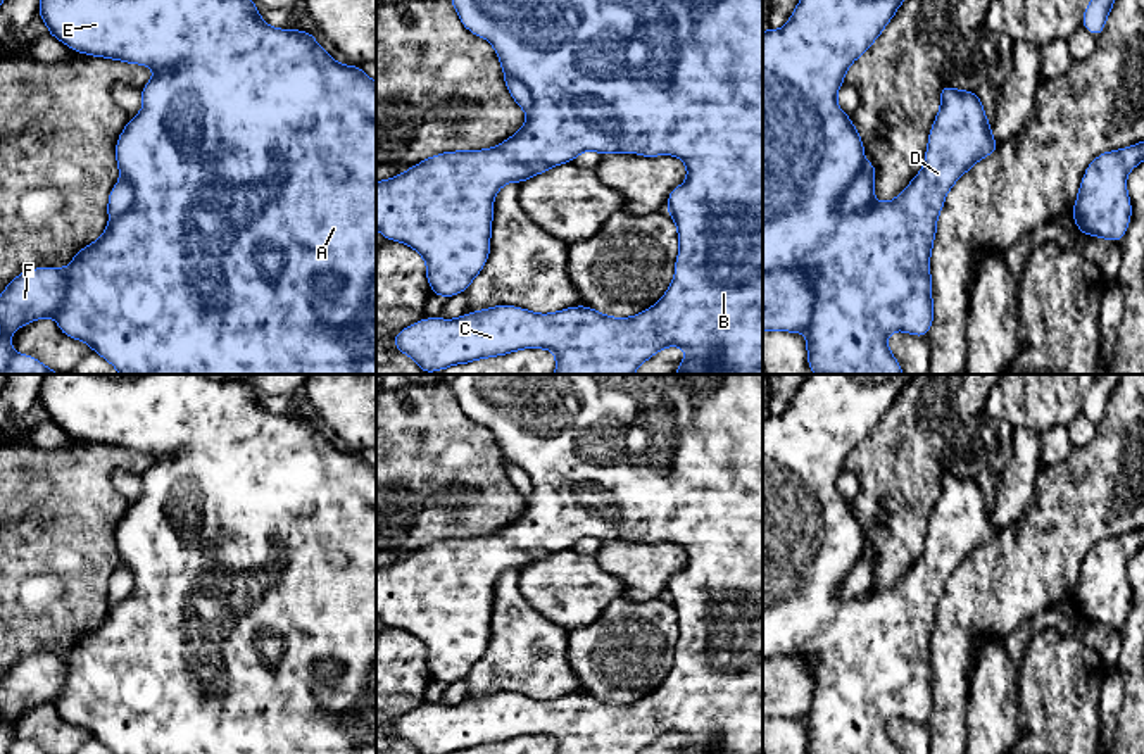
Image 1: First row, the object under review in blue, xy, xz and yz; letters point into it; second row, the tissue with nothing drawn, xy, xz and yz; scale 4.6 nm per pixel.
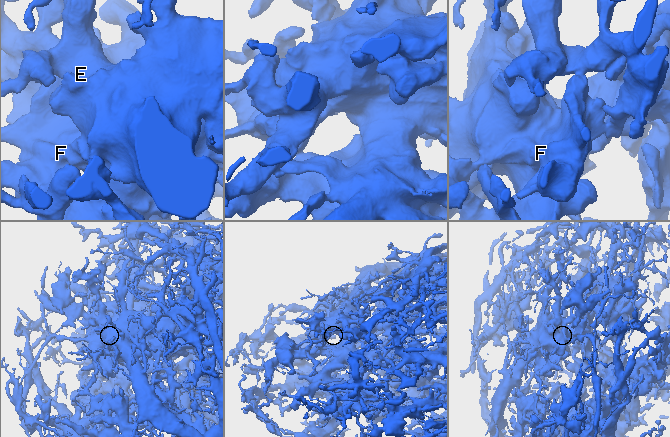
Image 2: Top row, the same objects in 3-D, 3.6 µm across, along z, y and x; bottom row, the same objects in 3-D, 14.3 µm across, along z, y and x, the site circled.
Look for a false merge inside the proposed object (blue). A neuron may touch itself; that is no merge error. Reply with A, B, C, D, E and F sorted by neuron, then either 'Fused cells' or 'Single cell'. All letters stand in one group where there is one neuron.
Groups: A B C D E / F. Fused cells

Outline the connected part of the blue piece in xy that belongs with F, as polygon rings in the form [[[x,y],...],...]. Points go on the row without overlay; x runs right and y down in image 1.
[[[35,654],[19,659],[0,680],[0,754],[14,740],[10,721],[43,704],[55,704],[67,675],[62,654]]]

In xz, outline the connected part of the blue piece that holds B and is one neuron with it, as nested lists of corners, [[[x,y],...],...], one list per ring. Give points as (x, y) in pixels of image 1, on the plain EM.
[[[456,374],[449,381],[457,404],[461,405],[461,411],[473,421],[485,424],[492,430],[495,440],[499,442],[499,449],[504,459],[509,462],[519,466],[531,480],[533,492],[526,500],[526,507],[521,512],[521,516],[506,525],[500,531],[492,535],[481,535],[481,537],[456,537],[456,538],[442,538],[433,544],[428,544],[421,547],[419,550],[409,554],[402,561],[395,564],[388,564],[383,568],[376,568],[376,616],[385,623],[385,626],[392,628],[402,628],[407,633],[414,635],[426,649],[426,666],[428,671],[437,683],[454,683],[457,680],[464,680],[471,668],[481,659],[483,652],[487,650],[490,644],[490,625],[492,625],[492,607],[493,607],[493,587],[497,578],[506,569],[523,569],[537,561],[542,561],[549,557],[554,552],[568,550],[576,545],[581,538],[599,538],[602,542],[611,540],[625,540],[633,538],[635,542],[642,544],[657,544],[657,542],[675,542],[682,545],[687,552],[687,566],[683,571],[675,573],[668,581],[666,599],[671,602],[673,609],[678,616],[678,644],[675,647],[675,663],[664,682],[659,688],[651,692],[649,695],[632,702],[632,704],[613,704],[602,699],[597,699],[592,694],[587,692],[576,692],[576,694],[566,694],[563,697],[556,697],[550,701],[538,701],[533,697],[526,697],[523,694],[514,692],[493,692],[483,697],[466,699],[461,704],[456,706],[443,706],[443,704],[424,704],[404,716],[400,716],[393,723],[393,733],[409,742],[412,747],[419,751],[419,754],[450,754],[456,751],[469,751],[478,745],[488,745],[497,742],[507,742],[511,738],[518,738],[523,735],[545,735],[556,740],[556,754],[640,754],[645,747],[649,747],[654,740],[666,733],[682,733],[687,738],[687,744],[680,749],[678,754],[763,754],[763,374]]]

